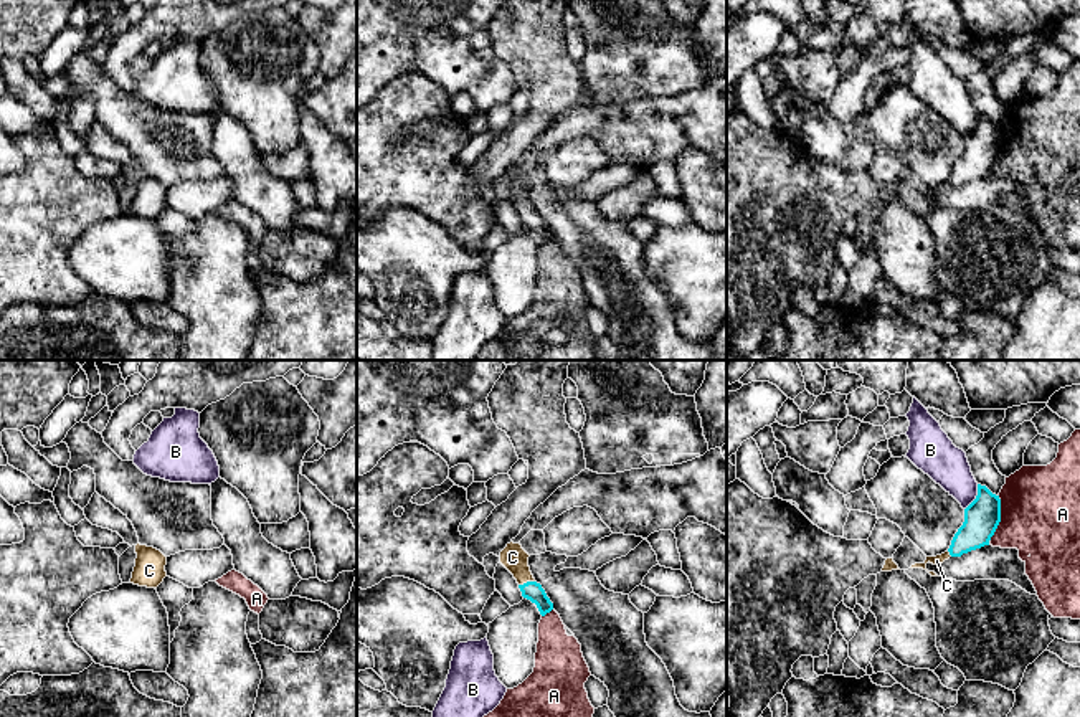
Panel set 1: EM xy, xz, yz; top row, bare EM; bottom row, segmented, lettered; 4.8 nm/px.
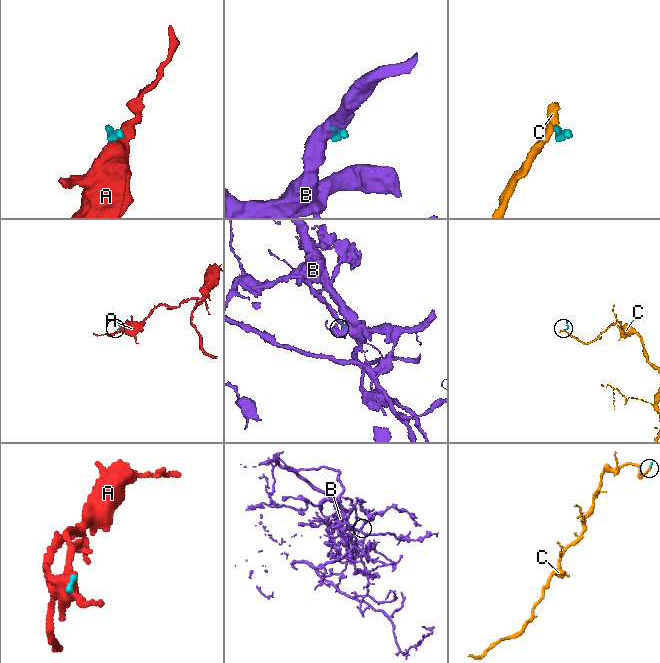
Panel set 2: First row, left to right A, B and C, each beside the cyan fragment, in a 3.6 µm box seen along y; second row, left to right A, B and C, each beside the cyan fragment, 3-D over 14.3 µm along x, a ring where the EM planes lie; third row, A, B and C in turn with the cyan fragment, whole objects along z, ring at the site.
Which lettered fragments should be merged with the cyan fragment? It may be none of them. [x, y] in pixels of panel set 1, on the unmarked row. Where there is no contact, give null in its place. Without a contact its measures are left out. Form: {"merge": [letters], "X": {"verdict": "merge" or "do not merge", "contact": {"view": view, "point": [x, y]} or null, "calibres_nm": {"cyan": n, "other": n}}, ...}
{"merge": ["C"], "A": {"verdict": "do not merge", "contact": {"view": "yz", "point": [999, 147]}, "calibres_nm": {"cyan": 180, "other": 380}}, "B": {"verdict": "do not merge", "contact": {"view": "yz", "point": [976, 128]}, "calibres_nm": {"cyan": 180, "other": 200}}, "C": {"verdict": "merge", "contact": {"view": "xz", "point": [527, 212]}, "calibres_nm": {"cyan": 90, "other": 120}}}

